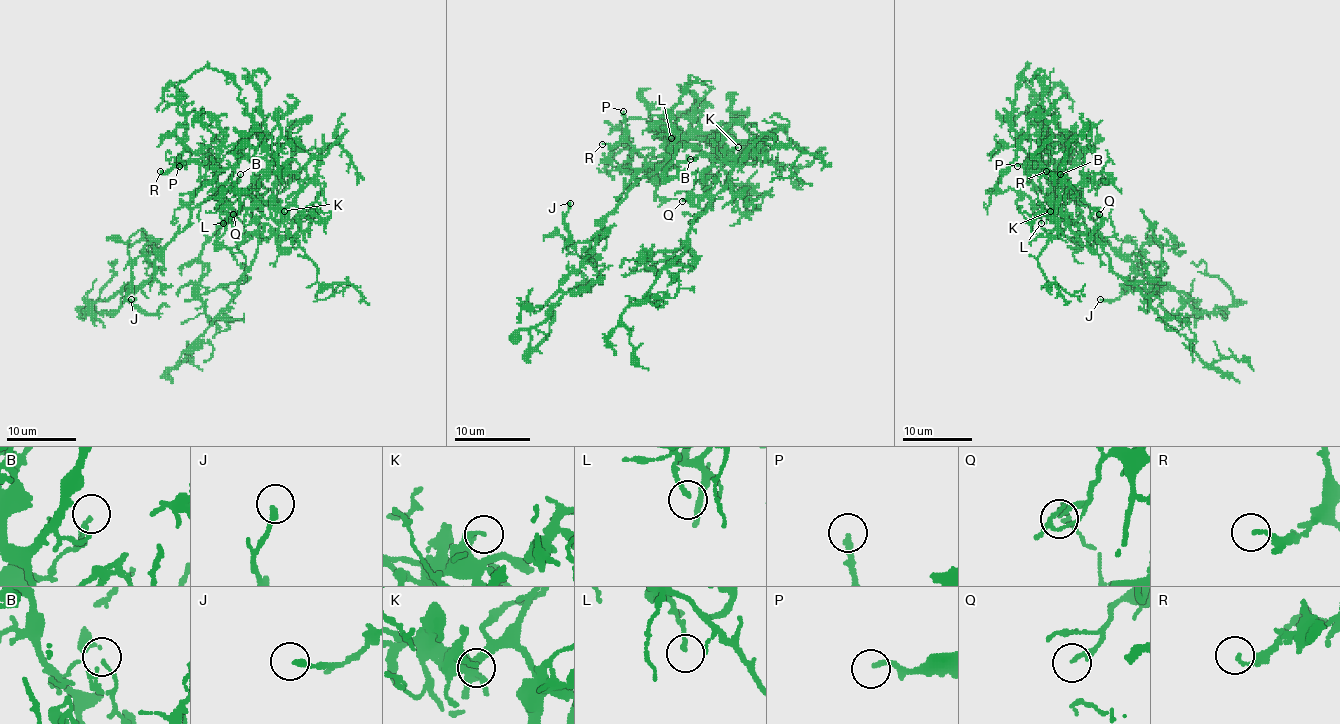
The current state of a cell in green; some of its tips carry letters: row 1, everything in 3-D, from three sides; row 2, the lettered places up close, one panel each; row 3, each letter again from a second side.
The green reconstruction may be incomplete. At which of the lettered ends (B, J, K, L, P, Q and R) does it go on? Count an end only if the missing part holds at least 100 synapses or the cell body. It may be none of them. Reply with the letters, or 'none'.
none

